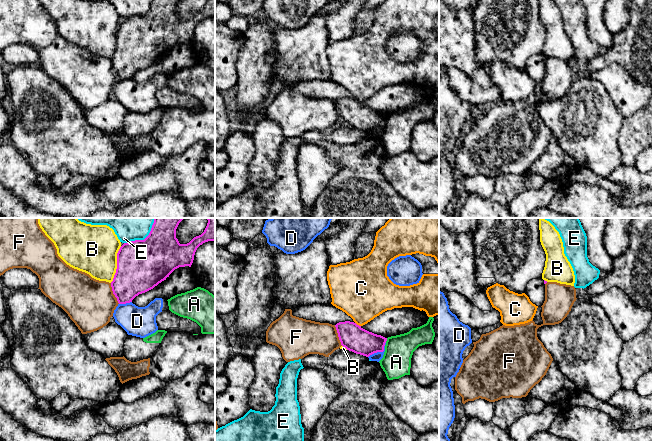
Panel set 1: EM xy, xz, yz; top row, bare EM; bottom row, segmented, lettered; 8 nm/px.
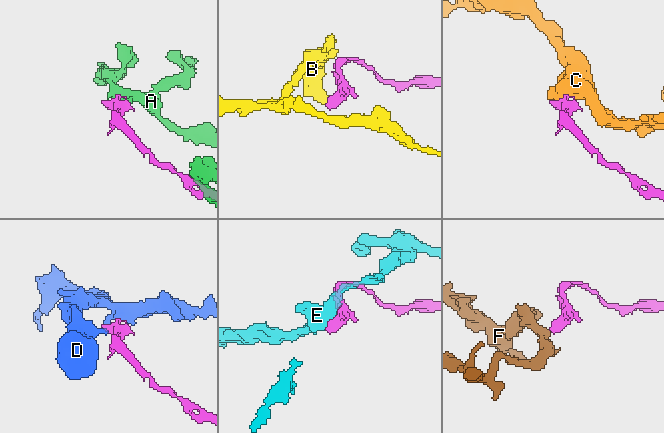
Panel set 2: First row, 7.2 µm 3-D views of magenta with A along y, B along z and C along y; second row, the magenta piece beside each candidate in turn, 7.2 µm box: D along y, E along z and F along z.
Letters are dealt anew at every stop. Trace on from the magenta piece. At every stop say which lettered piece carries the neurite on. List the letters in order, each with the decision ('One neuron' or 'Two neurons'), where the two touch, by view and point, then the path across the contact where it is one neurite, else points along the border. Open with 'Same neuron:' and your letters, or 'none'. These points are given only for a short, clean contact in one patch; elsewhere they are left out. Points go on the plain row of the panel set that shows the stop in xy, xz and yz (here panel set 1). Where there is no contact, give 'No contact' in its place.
Same neuron: none
A: Two neurons. Touches magenta at xz (386, 116). Boundary: xz (387, 114), (385, 118)
B: Two neurons. Touches magenta at xy (117, 40)
C: Two neurons. Touches magenta at xz (358, 101). Boundary: xz (355, 98), (360, 102)
D: Two neurons. Touches magenta at xz (379, 127). Boundary: xz (385, 118), (382, 127), (374, 128), (368, 133)
E: Two neurons. Touches magenta at xy (141, 16)
F: Two neurons. Touches magenta at xy (113, 69). Boundary: xy (110, 59), (112, 69), (119, 79)

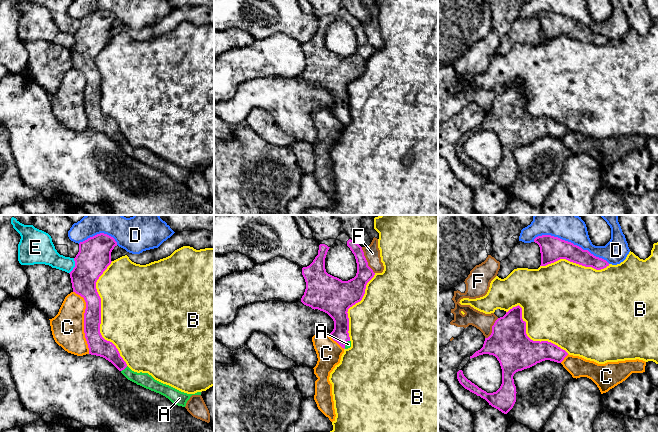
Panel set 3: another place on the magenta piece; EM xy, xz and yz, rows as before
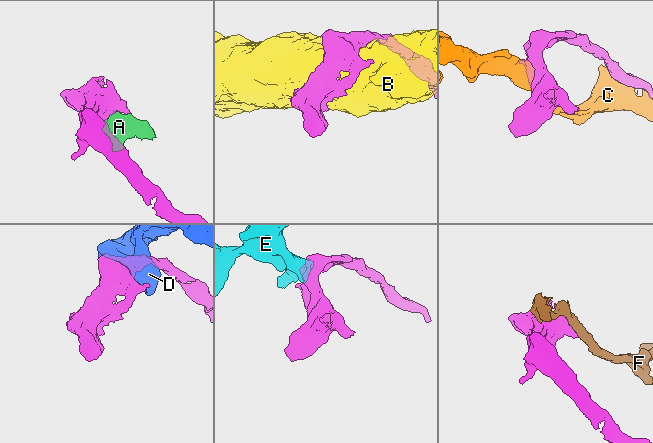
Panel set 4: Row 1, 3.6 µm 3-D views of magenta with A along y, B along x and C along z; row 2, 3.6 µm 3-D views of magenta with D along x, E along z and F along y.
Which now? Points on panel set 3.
Same neuron: A
A: One neuron. Touches magenta at xy (124, 144)
B: Two neurons. Touches magenta at xy (100, 91)
C: Two neurons. Touches magenta at xy (84, 97)
D: Two neurons. Touches magenta at yz (570, 18)
E: Two neurons. Touches magenta at xy (75, 42)
F: Two neurons. Touches magenta at xz (366, 36)

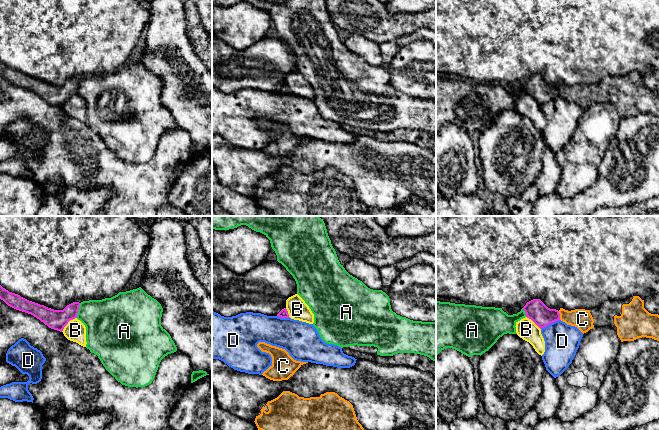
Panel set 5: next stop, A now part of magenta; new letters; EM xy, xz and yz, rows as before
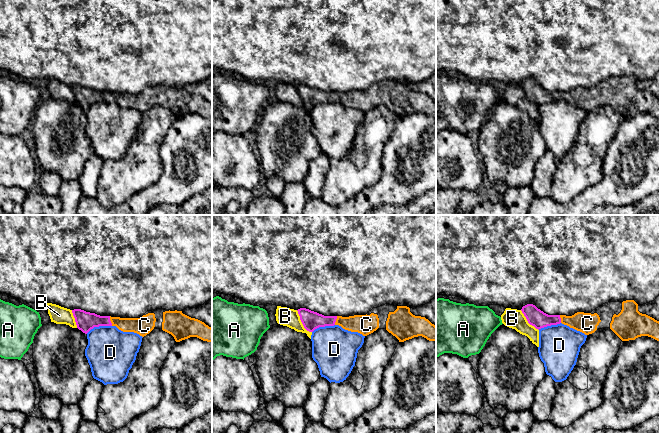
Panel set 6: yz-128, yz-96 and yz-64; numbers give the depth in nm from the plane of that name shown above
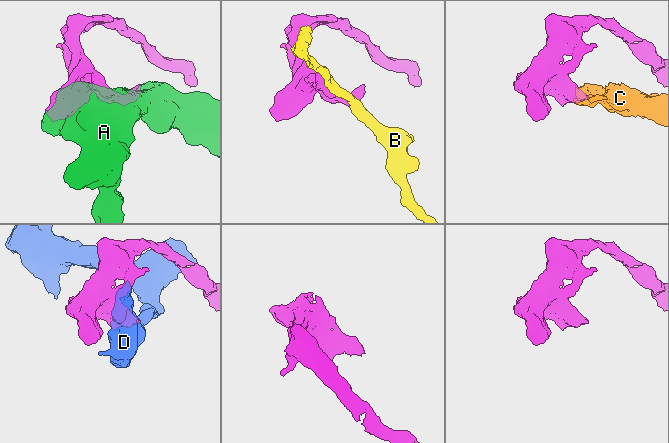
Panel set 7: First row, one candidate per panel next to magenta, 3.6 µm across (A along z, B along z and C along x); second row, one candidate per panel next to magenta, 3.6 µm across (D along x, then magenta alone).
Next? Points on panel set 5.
Same neuron: C
A: Two neurons. Touches magenta at xy (78, 85). Boundary: xy (80, 79), (76, 93)
B: Two neurons. Touches magenta at xy (67, 99)
C: One neuron. Touches magenta at yz (559, 91)
D: Two neurons. Touches magenta at yz (550, 99)

